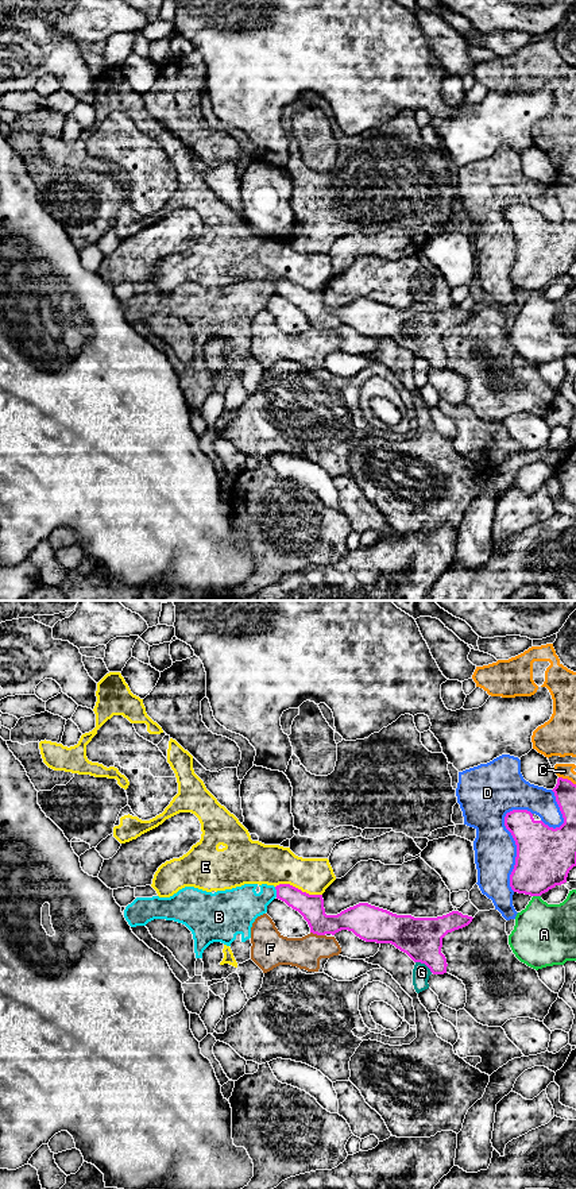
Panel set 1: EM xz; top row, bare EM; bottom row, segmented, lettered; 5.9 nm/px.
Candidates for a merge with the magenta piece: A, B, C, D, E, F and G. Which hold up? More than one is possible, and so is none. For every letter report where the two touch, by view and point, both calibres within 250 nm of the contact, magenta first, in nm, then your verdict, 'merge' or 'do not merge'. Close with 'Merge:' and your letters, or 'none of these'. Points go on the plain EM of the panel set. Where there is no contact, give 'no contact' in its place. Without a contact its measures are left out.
A: meets magenta in xz at (537, 290); 340 nm thick on the magenta side, 360 nm on the other; do not merge
B: meets magenta in xz at (277, 288); 150 nm thick on the magenta side, 240 nm on the other; do not merge
C: meets magenta in xz at (567, 174); 130 nm thick on the magenta side, 90 nm on the other; do not merge
D: meets magenta in xz at (515, 238); 340 nm thick on the magenta side, 260 nm on the other; do not merge
E: meets magenta in xz at (297, 284); 150 nm thick on the magenta side, 240 nm on the other; do not merge
F: meets magenta in xz at (317, 329); 160 nm thick on the magenta side, 190 nm on the other; do not merge
G: meets magenta in xz at (424, 358); 260 nm thick on the magenta side, 100 nm on the other; do not merge
Merge: none of these

